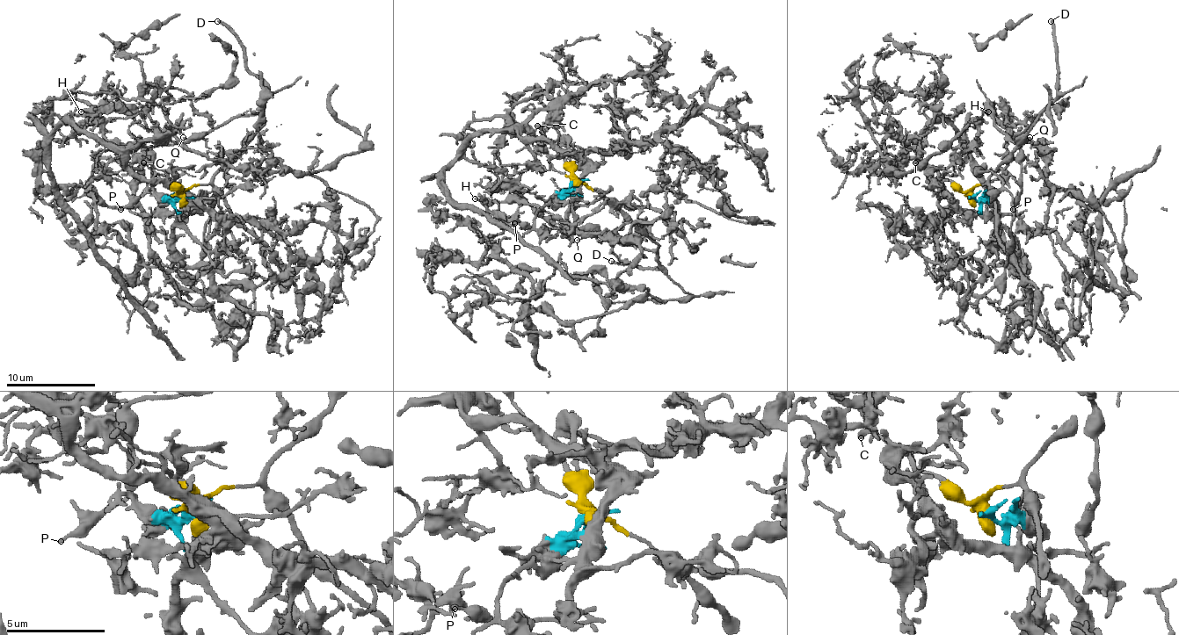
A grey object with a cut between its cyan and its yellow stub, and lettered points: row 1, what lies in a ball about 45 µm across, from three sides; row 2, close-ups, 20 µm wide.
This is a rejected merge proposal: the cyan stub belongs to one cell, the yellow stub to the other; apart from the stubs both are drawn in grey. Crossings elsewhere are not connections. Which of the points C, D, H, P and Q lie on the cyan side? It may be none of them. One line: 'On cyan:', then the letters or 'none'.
On cyan: none

